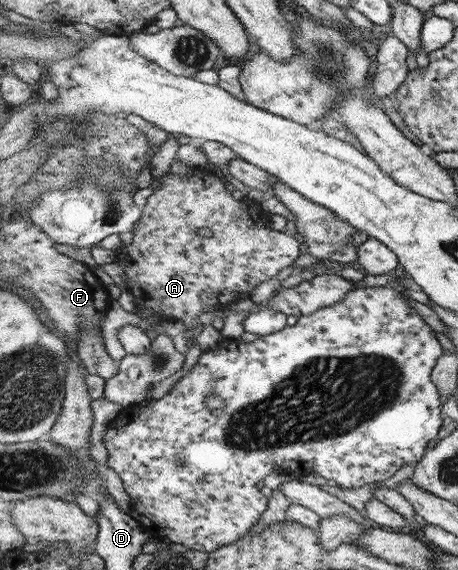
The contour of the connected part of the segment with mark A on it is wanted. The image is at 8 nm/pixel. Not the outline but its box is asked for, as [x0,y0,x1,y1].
[116,166,304,329]

